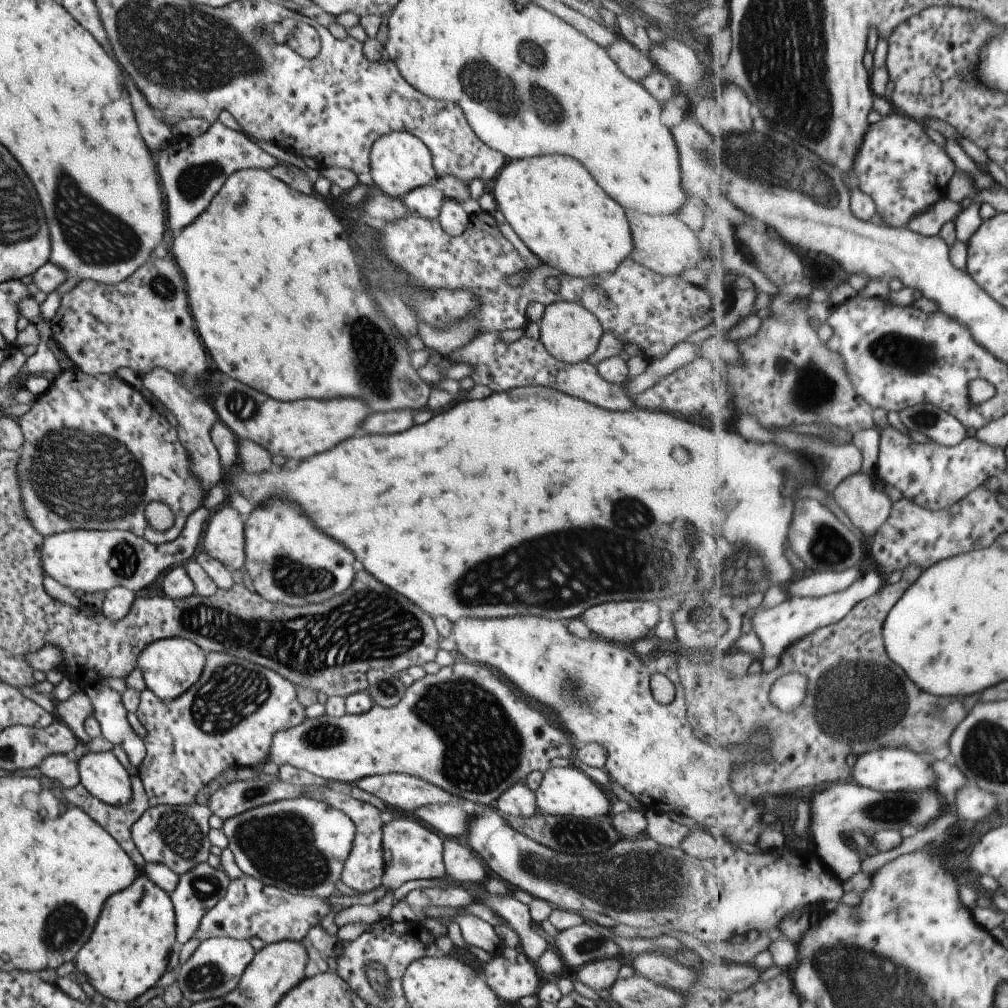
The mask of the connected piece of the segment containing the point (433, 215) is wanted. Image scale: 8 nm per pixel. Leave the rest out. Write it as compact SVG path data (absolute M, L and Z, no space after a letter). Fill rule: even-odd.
M428 184L414 188L402 199L410 215L420 215L428 220L438 220L440 209L446 198L442 191Z

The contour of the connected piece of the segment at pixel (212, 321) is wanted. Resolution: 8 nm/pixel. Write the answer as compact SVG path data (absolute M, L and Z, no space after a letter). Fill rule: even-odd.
M248 168L238 170L229 176L222 188L218 190L218 194L210 201L208 208L192 224L174 236L169 257L176 261L185 278L188 304L201 341L210 352L210 358L214 360L216 368L224 372L226 376L236 378L278 401L294 402L308 398L316 400L360 398L370 408L370 414L406 410L406 408L413 412L424 410L432 389L418 376L418 371L410 364L412 351L406 340L402 338L402 334L382 314L375 301L370 302L370 294L366 292L366 284L362 282L360 268L354 260L354 252L348 244L346 232L349 230L344 221L338 219L328 204L320 198L315 198L313 195L306 196L290 188L285 182L274 178L268 170Z

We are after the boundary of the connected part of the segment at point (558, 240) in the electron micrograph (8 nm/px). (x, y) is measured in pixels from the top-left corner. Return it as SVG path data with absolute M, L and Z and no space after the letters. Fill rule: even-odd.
M540 155L508 161L496 176L494 200L497 210L526 244L528 250L550 268L578 278L602 277L604 272L614 272L622 260L632 252L632 231L626 220L625 208L612 200L594 176L575 158L566 155Z

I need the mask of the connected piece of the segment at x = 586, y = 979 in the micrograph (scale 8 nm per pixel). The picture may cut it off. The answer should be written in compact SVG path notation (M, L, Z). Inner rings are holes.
M604 958L585 965L576 972L576 978L592 988L594 992L605 994L618 978L622 966L617 958Z

